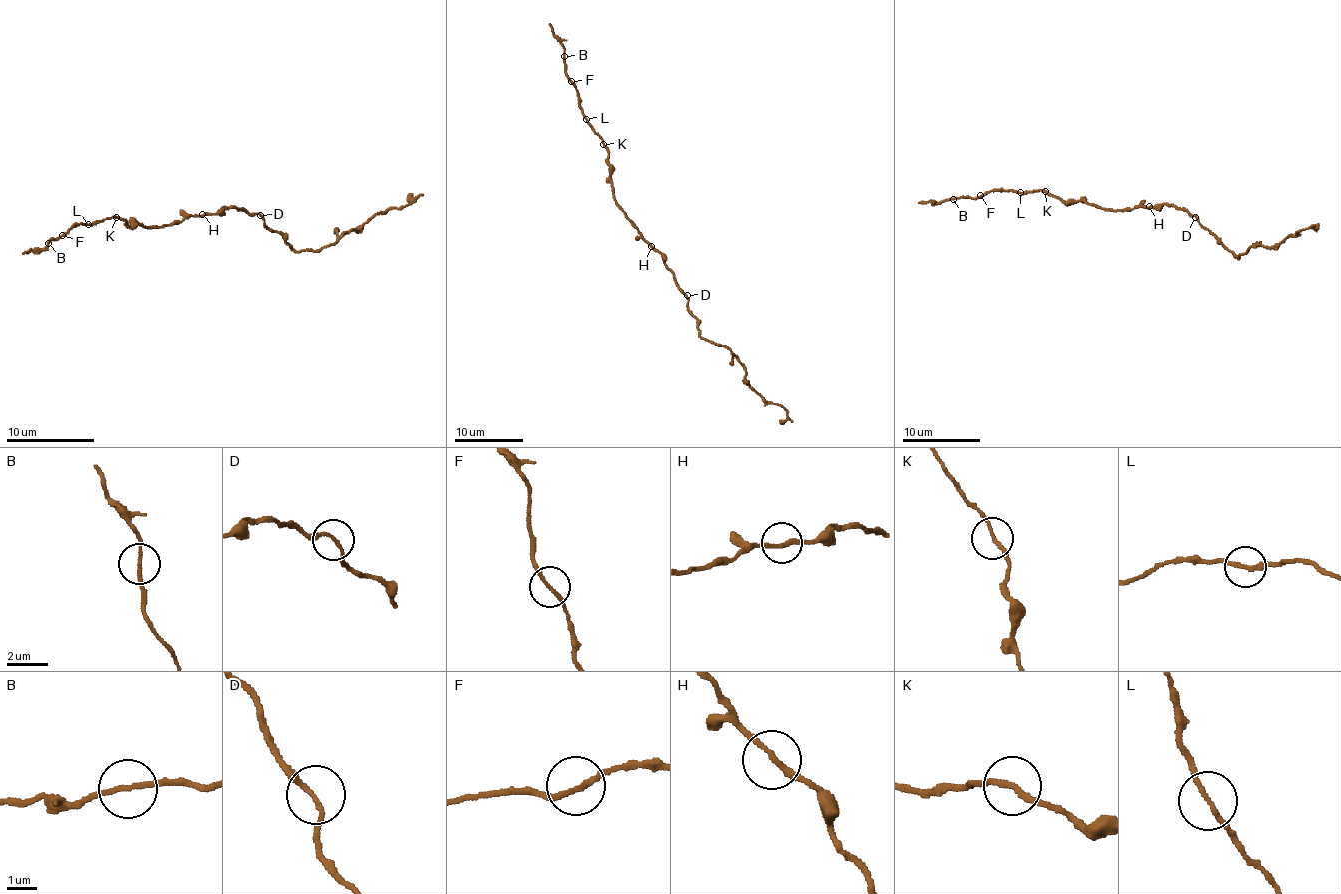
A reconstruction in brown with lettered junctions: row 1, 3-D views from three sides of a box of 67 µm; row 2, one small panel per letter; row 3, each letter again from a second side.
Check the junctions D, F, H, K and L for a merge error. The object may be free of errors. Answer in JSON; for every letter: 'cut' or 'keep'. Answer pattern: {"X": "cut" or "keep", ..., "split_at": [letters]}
{"D": "keep", "F": "keep", "H": "keep", "K": "keep", "L": "keep", "split_at": []}

